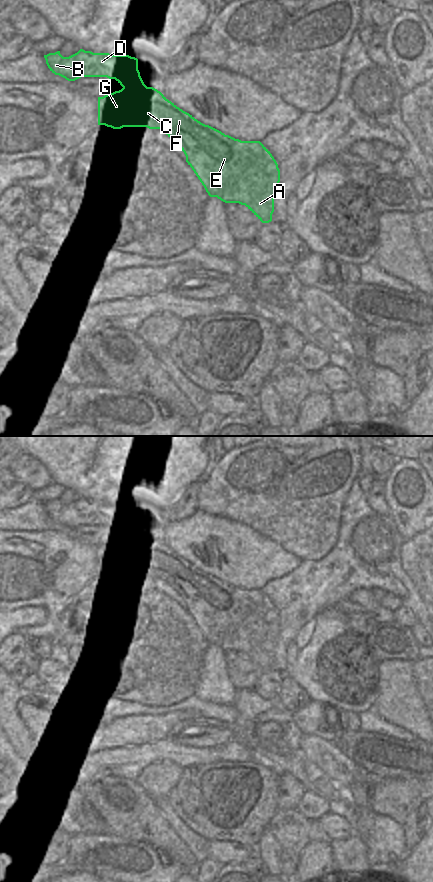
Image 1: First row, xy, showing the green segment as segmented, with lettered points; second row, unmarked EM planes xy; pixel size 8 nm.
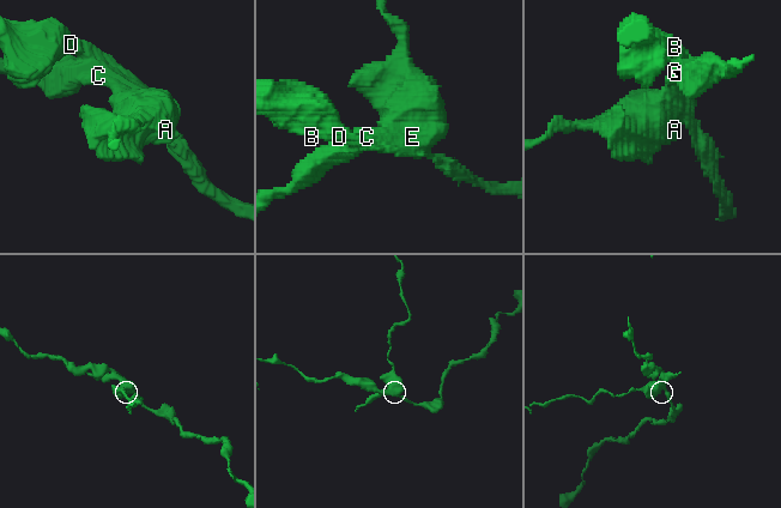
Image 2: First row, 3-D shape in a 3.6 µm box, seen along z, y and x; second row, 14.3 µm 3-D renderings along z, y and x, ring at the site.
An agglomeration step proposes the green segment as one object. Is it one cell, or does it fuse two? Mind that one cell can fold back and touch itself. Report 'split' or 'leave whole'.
leave whole

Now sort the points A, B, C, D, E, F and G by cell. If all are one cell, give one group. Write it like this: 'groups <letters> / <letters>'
groups A B C D E F G

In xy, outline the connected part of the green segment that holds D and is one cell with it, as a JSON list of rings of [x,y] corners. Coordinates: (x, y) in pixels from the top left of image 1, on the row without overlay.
[[[80,497],[69,505],[63,505],[57,499],[44,503],[44,506],[52,521],[68,529],[81,525],[115,527],[123,536],[98,545],[98,573],[113,577],[161,577],[184,600],[186,610],[210,645],[217,645],[225,651],[245,653],[262,671],[272,669],[280,618],[270,599],[260,589],[241,589],[225,583],[177,555],[157,537],[147,535],[140,524],[138,507],[135,505]]]

